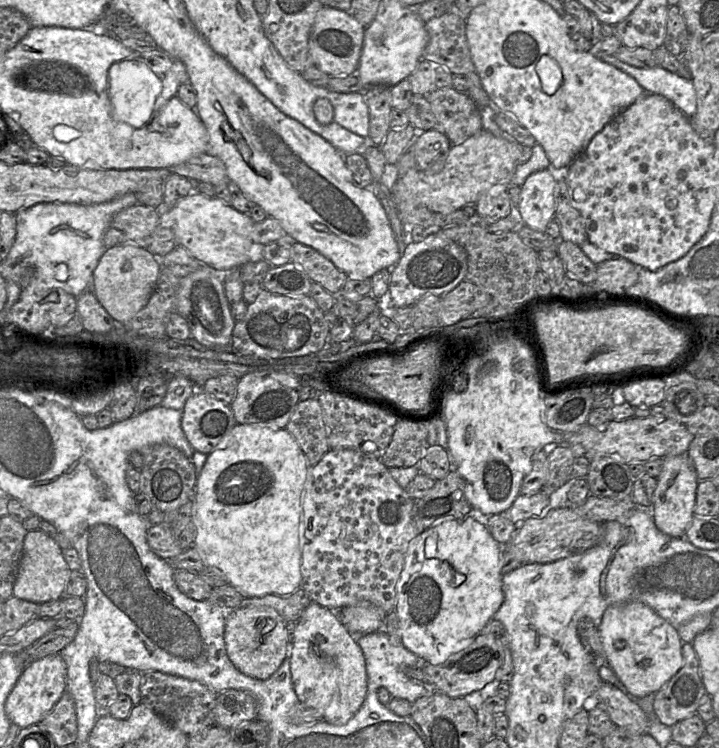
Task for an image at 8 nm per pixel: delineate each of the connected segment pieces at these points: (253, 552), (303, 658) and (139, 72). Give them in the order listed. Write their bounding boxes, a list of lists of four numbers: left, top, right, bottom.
[[193,424,308,598],[290,602,367,725],[108,60,161,128]]

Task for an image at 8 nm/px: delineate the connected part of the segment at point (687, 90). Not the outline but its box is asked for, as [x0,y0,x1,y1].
[599,55,696,117]

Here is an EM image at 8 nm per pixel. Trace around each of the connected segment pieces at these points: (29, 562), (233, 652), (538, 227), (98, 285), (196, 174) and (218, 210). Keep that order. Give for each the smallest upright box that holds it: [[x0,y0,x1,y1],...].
[[13,529,70,604],[225,607,288,680],[518,168,558,232],[93,244,163,324],[171,152,231,186],[163,192,254,271]]

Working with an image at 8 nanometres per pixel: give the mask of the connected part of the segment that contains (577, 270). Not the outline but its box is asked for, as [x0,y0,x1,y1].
[557,240,597,284]

